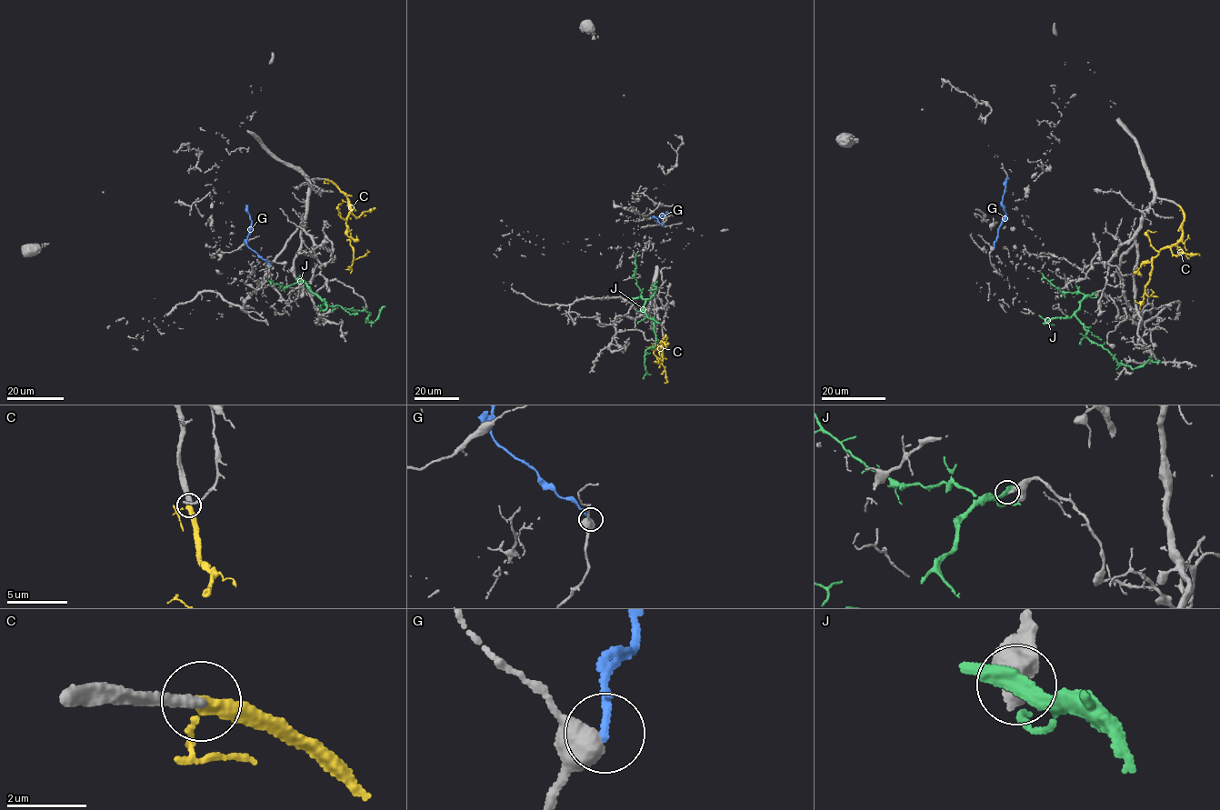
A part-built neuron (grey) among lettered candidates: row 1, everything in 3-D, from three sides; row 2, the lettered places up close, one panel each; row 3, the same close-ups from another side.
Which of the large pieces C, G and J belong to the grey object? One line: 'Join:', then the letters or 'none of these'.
Join: C

